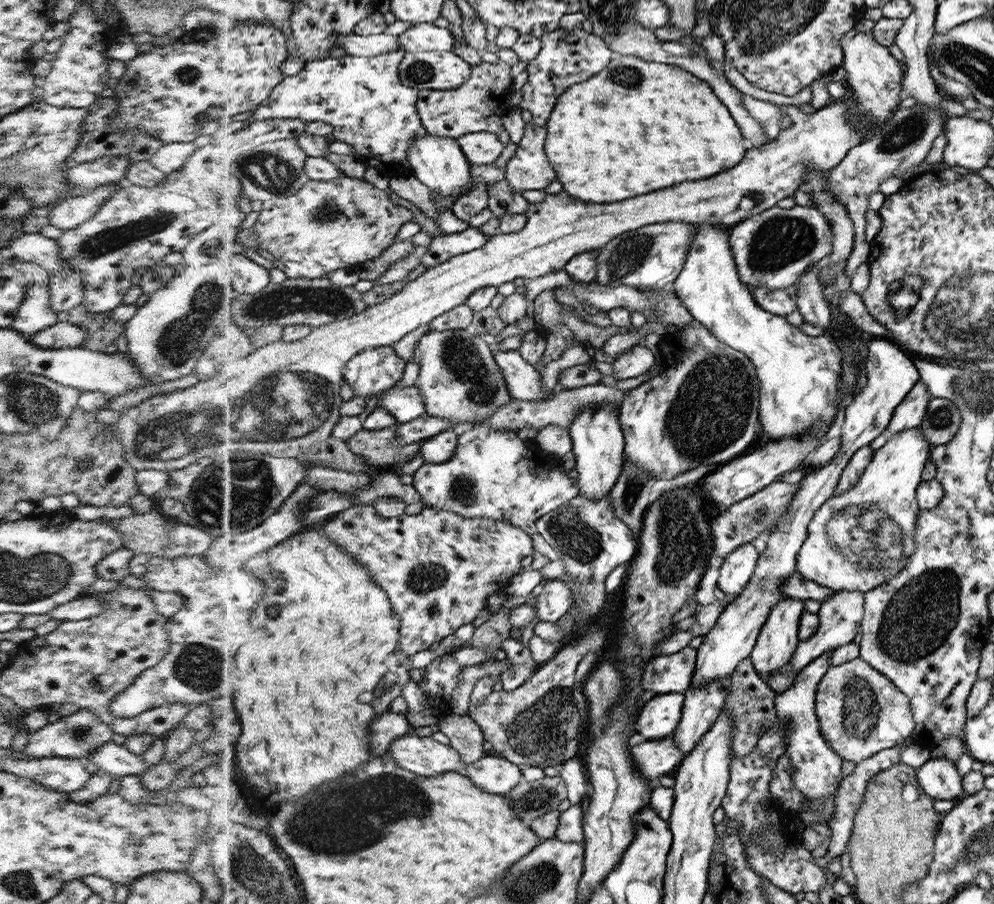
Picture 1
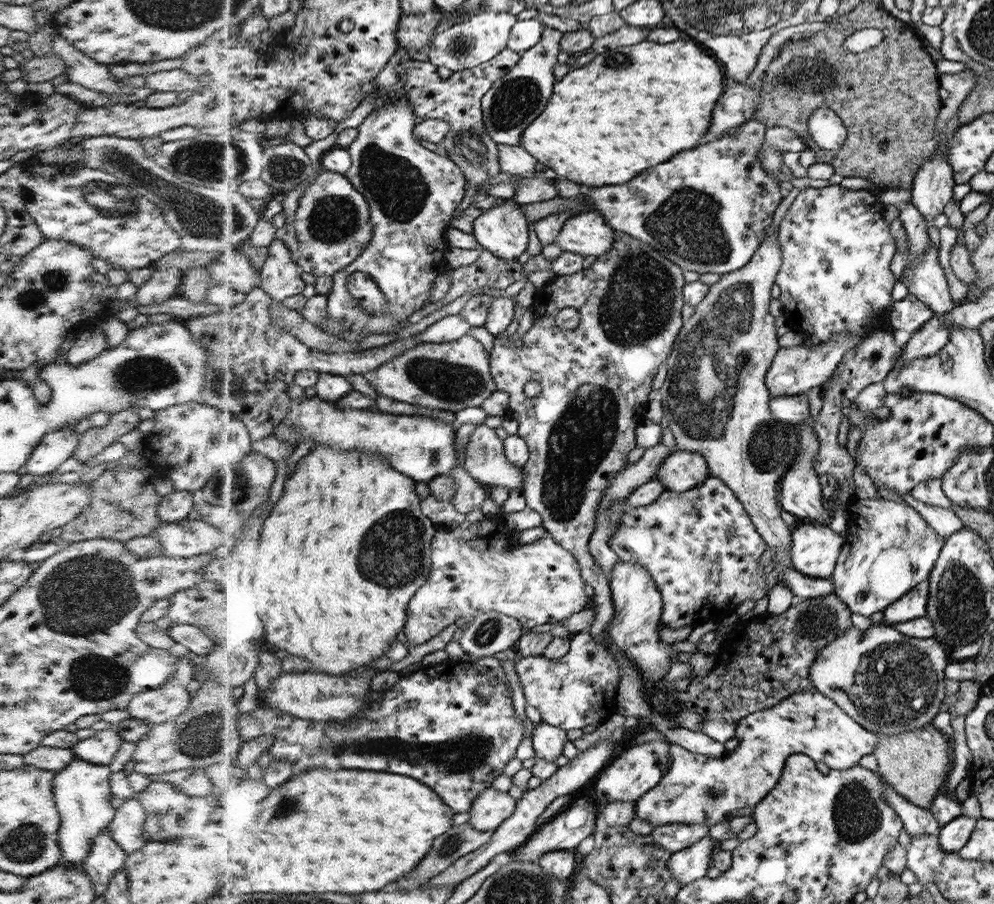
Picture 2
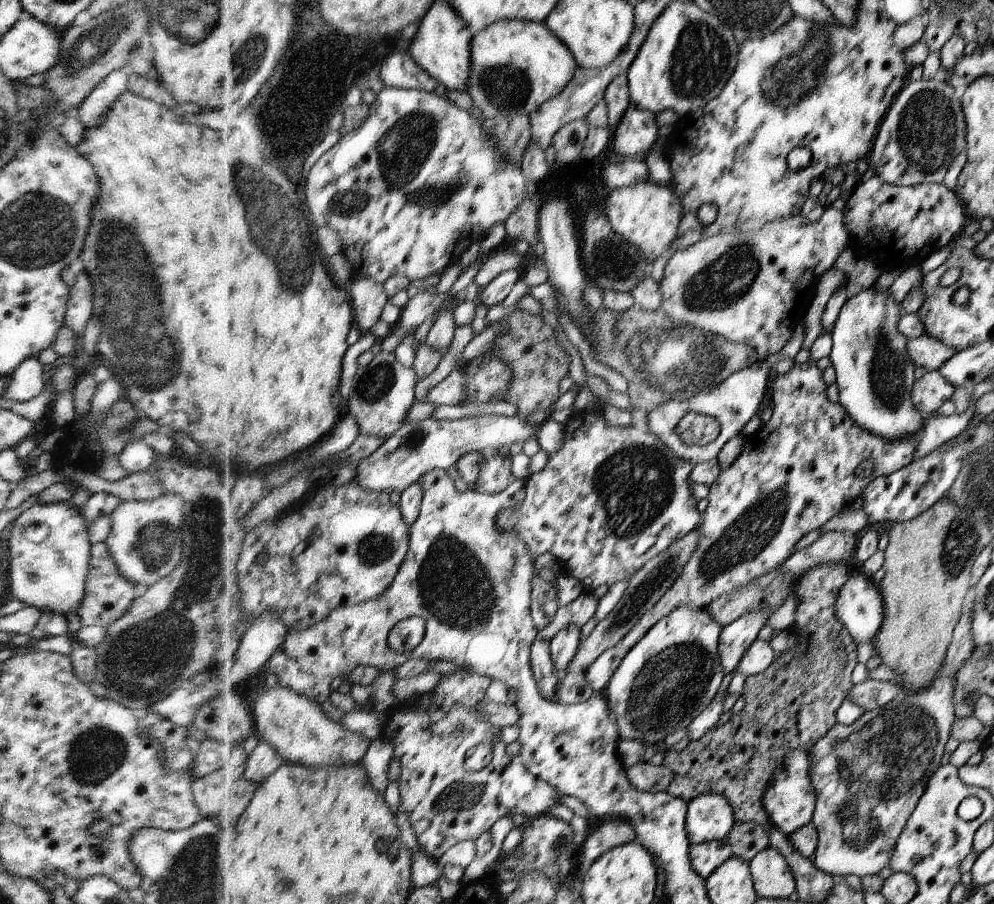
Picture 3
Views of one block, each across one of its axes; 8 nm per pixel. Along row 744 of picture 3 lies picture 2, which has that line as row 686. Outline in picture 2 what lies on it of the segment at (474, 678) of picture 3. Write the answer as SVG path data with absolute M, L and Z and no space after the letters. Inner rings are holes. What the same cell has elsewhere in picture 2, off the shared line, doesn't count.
M452 658L403 676L393 689L384 692L379 702L373 702L361 718L352 721L304 720L294 717L286 729L286 724L280 726L280 714L284 714L284 711L275 716L272 707L251 700L247 709L239 715L239 731L248 743L252 736L272 733L275 743L269 749L273 761L283 760L293 764L293 778L318 768L386 770L425 782L436 789L457 813L470 812L474 800L505 772L505 766L513 760L524 738L524 725L514 711L507 688L500 678L474 670L468 666L467 660ZM482 683L493 686L490 698L479 698L477 694L474 696L474 688Z

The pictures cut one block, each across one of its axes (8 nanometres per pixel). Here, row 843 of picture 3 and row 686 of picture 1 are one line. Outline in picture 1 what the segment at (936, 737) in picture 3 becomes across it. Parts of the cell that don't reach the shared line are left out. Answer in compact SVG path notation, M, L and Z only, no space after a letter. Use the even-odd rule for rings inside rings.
M860 657L840 664L840 674L826 674L822 678L822 689L817 689L816 711L830 747L842 759L856 764L904 742L916 726L908 696L892 679Z

